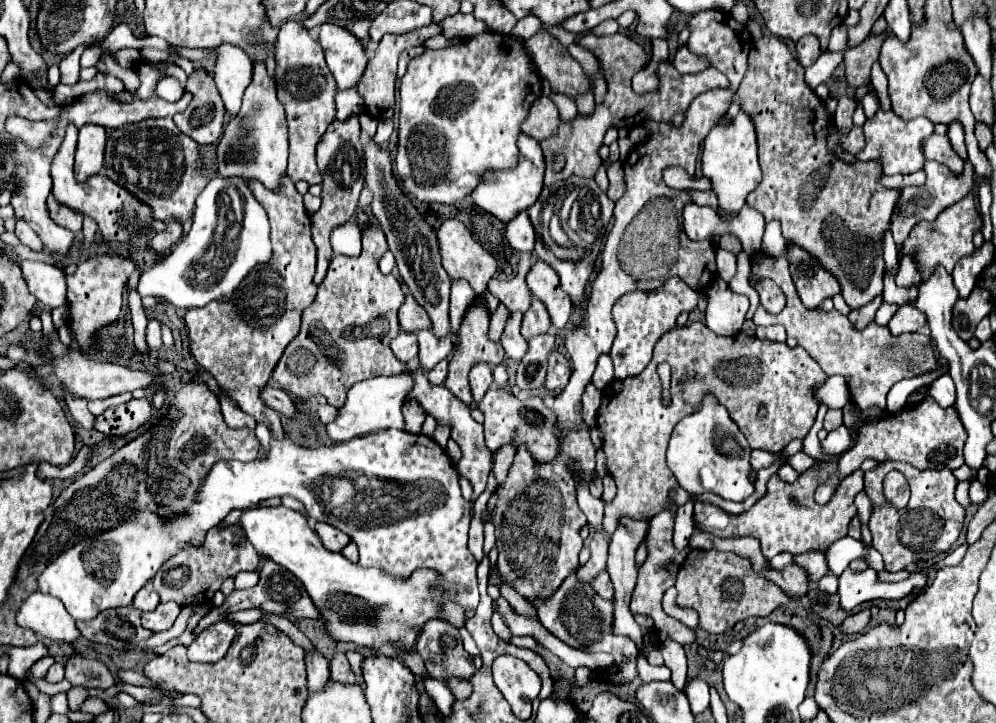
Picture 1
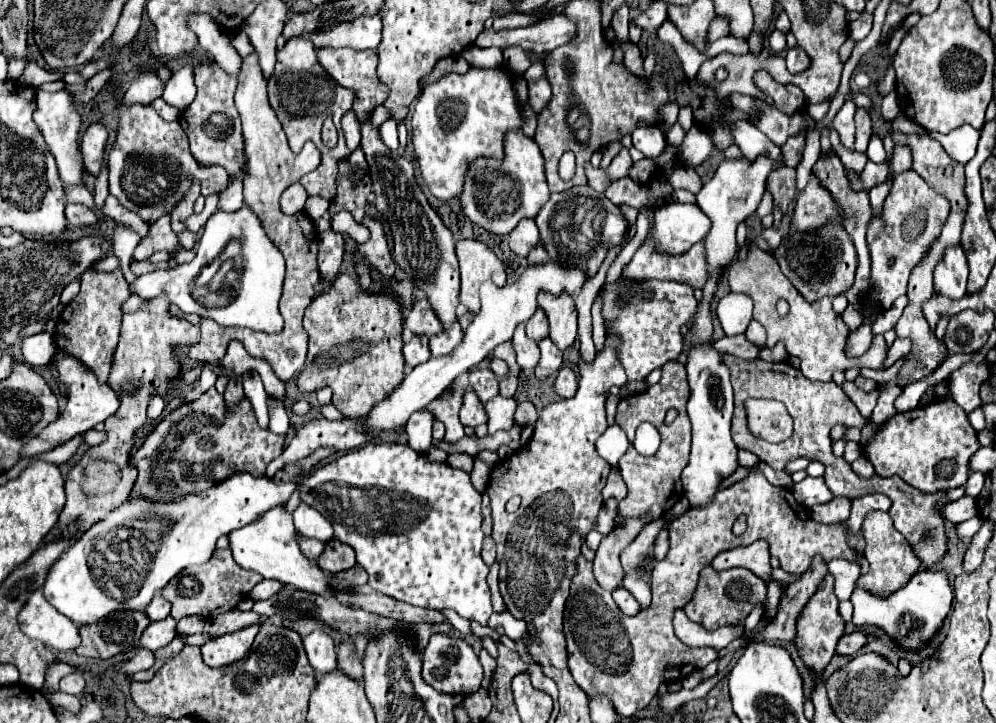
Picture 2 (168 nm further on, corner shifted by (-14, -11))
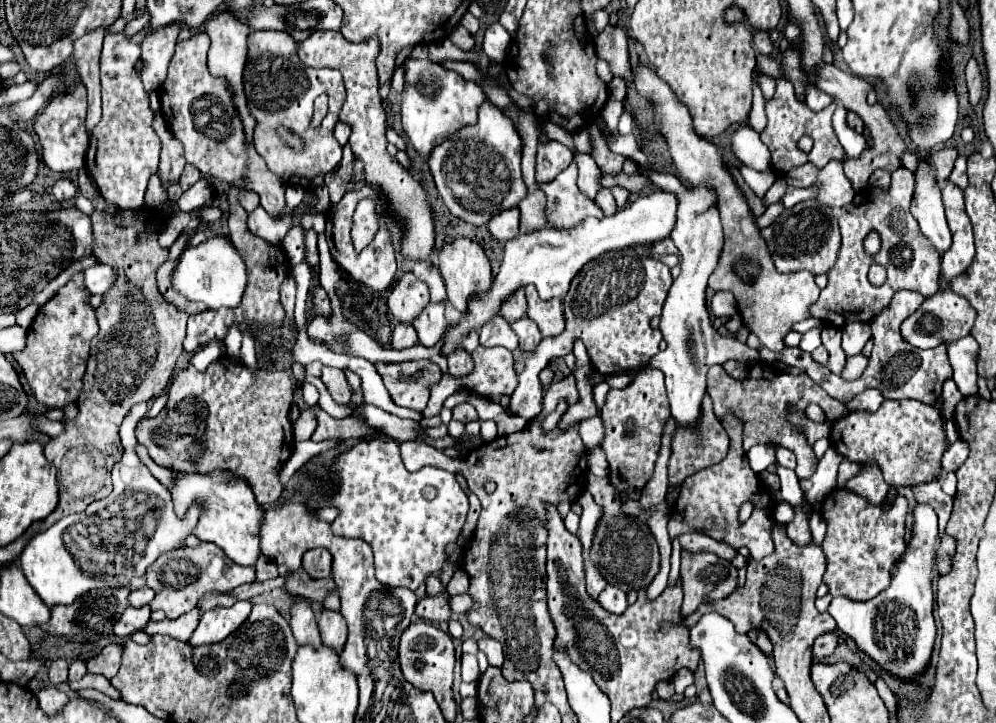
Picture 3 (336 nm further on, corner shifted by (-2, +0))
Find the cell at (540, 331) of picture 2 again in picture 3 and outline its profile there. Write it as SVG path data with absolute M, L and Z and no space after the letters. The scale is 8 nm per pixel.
M516 289L500 307L500 315L512 323L518 321L520 317L526 315L526 297L524 297L524 289Z

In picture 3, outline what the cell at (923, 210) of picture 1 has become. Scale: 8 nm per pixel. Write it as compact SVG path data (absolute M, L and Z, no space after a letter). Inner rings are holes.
M896 169L892 173L892 185L888 193L880 189L862 189L854 199L842 207L840 211L840 235L842 245L838 251L836 265L828 273L828 285L820 291L820 297L814 305L810 305L808 313L814 319L822 319L832 327L846 327L848 323L860 321L870 323L876 315L880 315L886 305L890 305L892 295L898 289L914 289L924 297L932 297L938 291L938 275L940 275L940 255L938 251L922 237L918 223L910 213L910 201L914 193L914 175L908 169ZM870 231L880 235L882 247L872 255L864 255L864 239ZM872 263L880 263L888 271L888 279L884 285L874 287L868 281L868 267Z

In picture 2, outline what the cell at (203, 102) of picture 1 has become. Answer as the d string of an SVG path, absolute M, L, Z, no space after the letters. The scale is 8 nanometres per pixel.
M218 64L196 66L194 80L198 86L198 94L194 102L180 116L180 124L190 140L190 150L194 152L194 158L200 164L220 164L234 178L238 176L238 170L246 172L246 156L242 152L244 148L242 124L240 124L240 114L234 106L236 80L234 76L222 72Z

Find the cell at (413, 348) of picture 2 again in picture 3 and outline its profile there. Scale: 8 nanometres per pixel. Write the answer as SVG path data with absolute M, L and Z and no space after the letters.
M398 323L394 327L394 331L392 331L392 347L394 349L406 349L416 343L418 343L418 337L410 323Z

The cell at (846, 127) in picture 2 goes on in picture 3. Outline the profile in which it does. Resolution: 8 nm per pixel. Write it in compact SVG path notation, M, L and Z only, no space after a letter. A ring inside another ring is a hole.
M776 79L776 91L772 95L772 99L766 101L766 115L768 115L768 127L766 131L760 133L760 139L762 143L766 143L766 147L770 149L770 155L772 155L772 171L780 177L784 177L792 167L800 167L800 165L806 165L806 163L812 163L816 165L818 169L822 169L828 161L846 161L846 155L844 155L844 149L840 147L834 131L832 131L832 113L836 109L836 103L828 105L826 109L822 111L811 111L806 103L801 103L792 89L792 83L786 81L786 79ZM807 135L814 139L814 147L812 151L806 155L802 153L796 145L798 145L799 139Z

